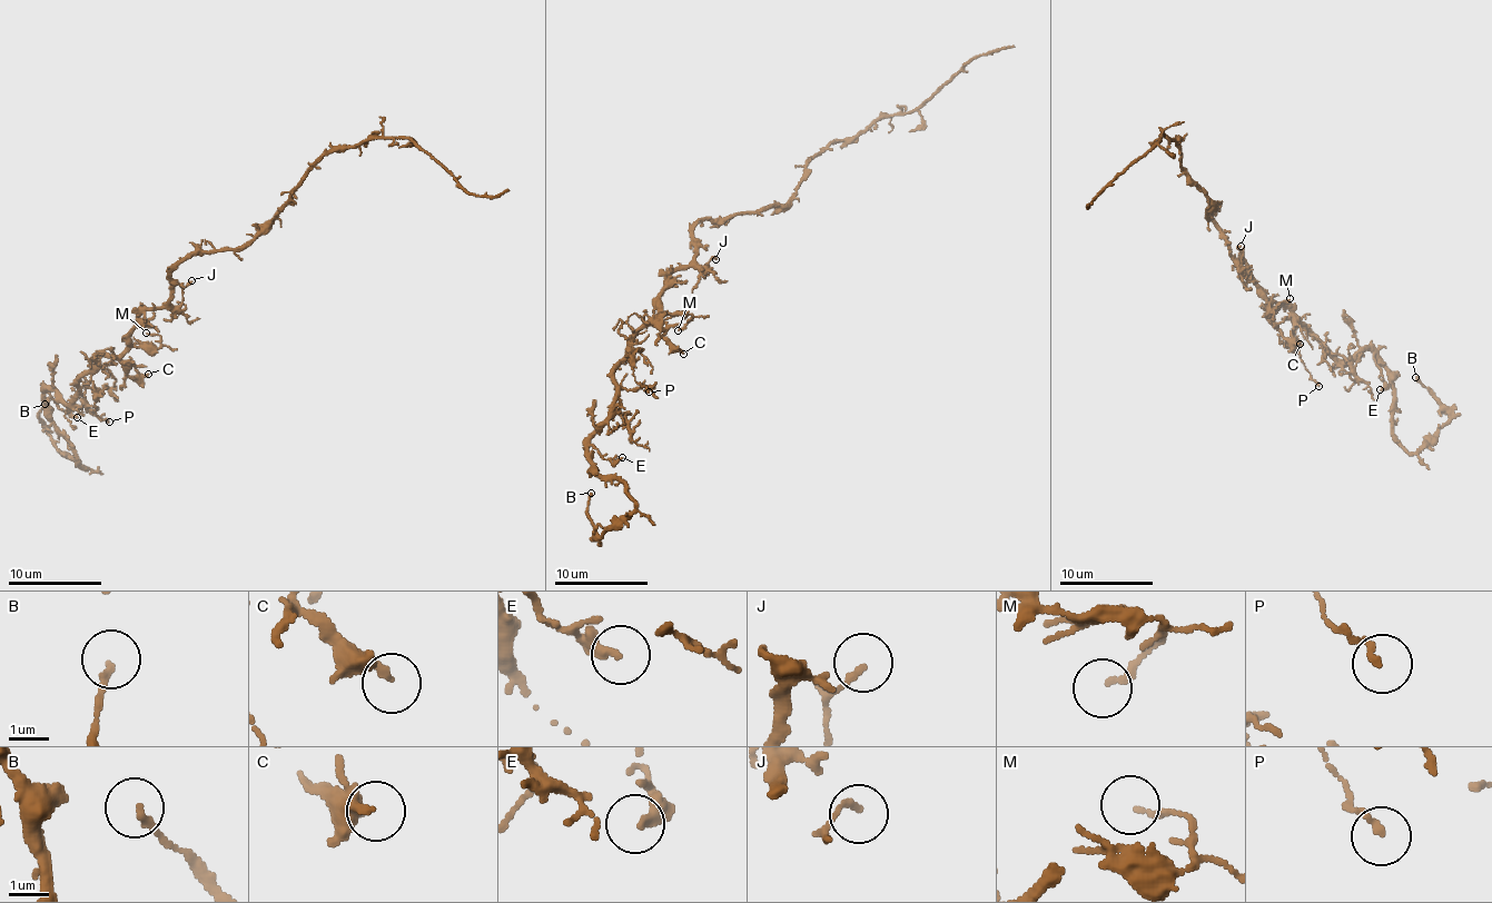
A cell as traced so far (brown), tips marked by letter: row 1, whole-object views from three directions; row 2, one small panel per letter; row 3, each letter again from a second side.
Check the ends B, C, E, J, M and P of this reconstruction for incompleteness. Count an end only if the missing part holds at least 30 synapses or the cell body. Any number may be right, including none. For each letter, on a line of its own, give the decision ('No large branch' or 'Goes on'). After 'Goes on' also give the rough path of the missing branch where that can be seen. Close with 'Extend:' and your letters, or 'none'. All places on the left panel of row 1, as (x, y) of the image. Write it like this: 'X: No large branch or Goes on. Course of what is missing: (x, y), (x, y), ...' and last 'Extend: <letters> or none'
B: No large branch
C: No large branch
E: No large branch
J: No large branch
M: No large branch
P: No large branch
Extend: none

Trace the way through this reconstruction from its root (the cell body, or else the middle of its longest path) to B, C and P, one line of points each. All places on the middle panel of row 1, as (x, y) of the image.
B: (693, 255), (613, 371), (616, 398), (590, 442), (599, 475), (624, 485), (634, 509), (599, 536), (591, 493)
C: (693, 255), (687, 266), (675, 269), (669, 278), (659, 298), (660, 311), (653, 321), (683, 354)
P: (693, 255), (669, 278), (659, 298), (660, 310), (630, 343), (626, 355), (634, 379), (649, 392)

